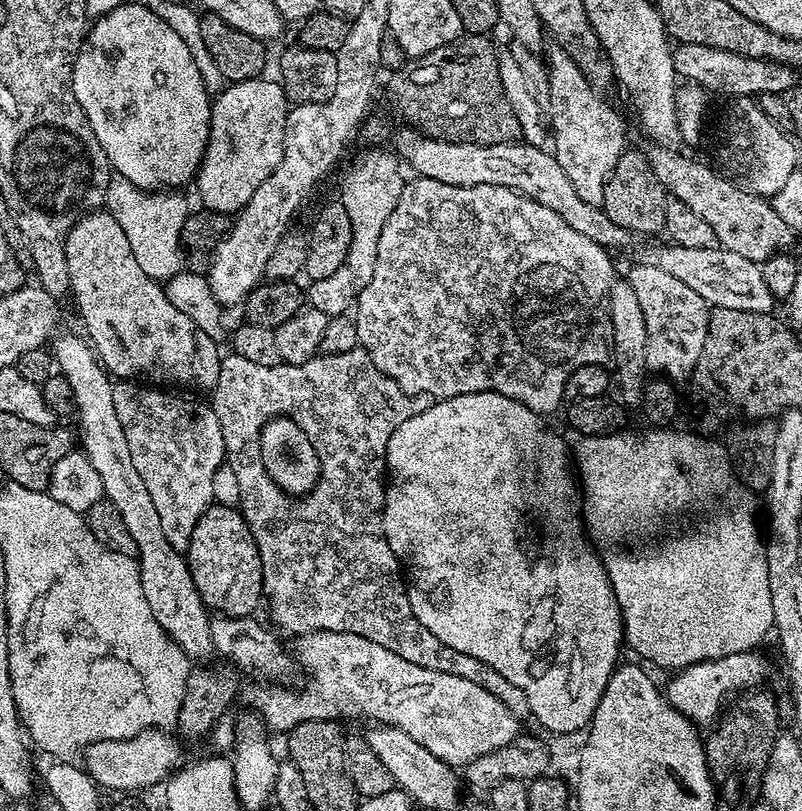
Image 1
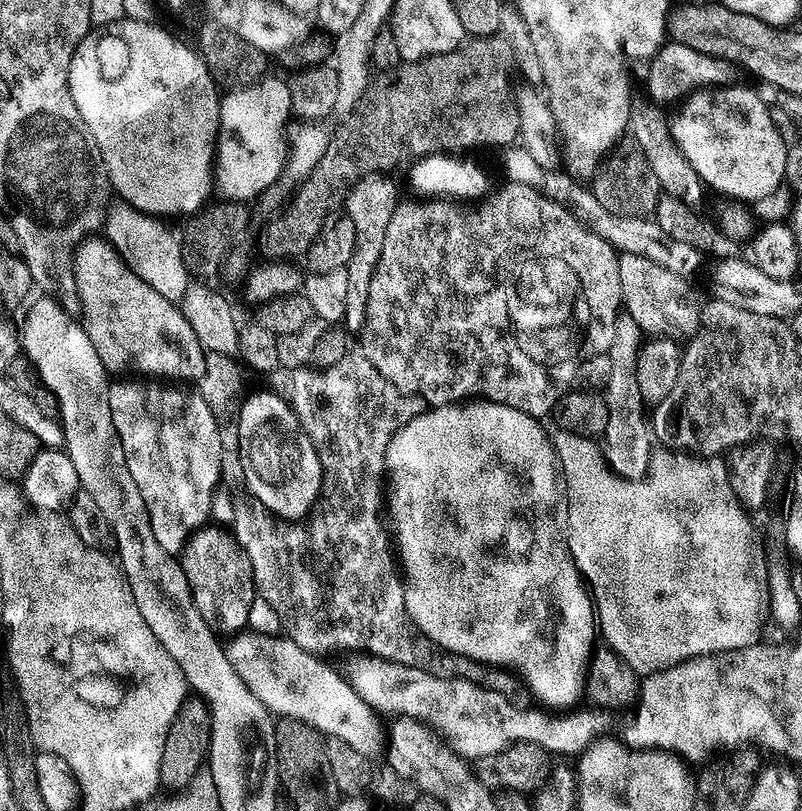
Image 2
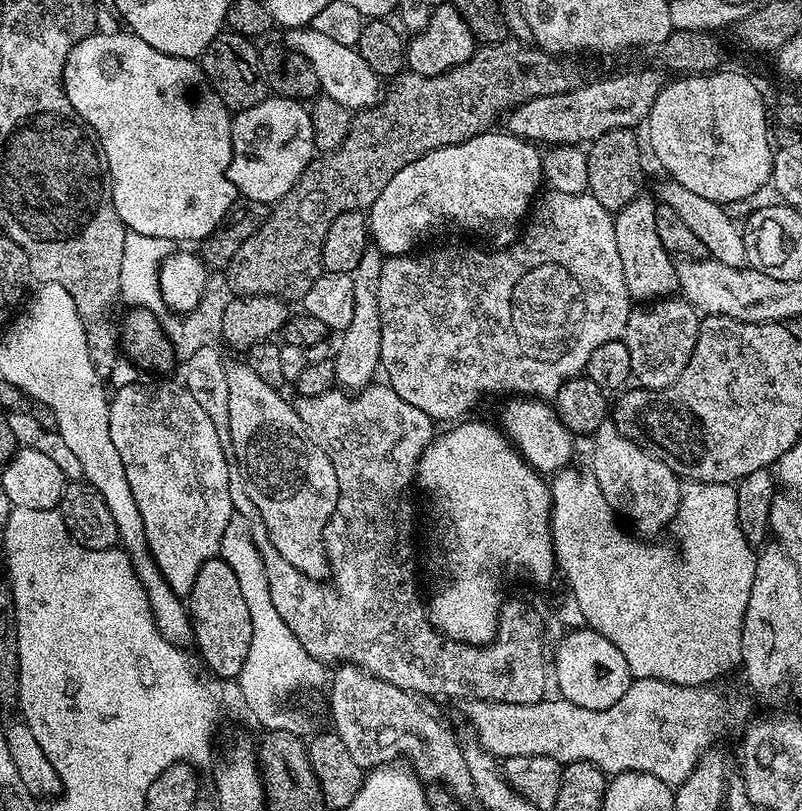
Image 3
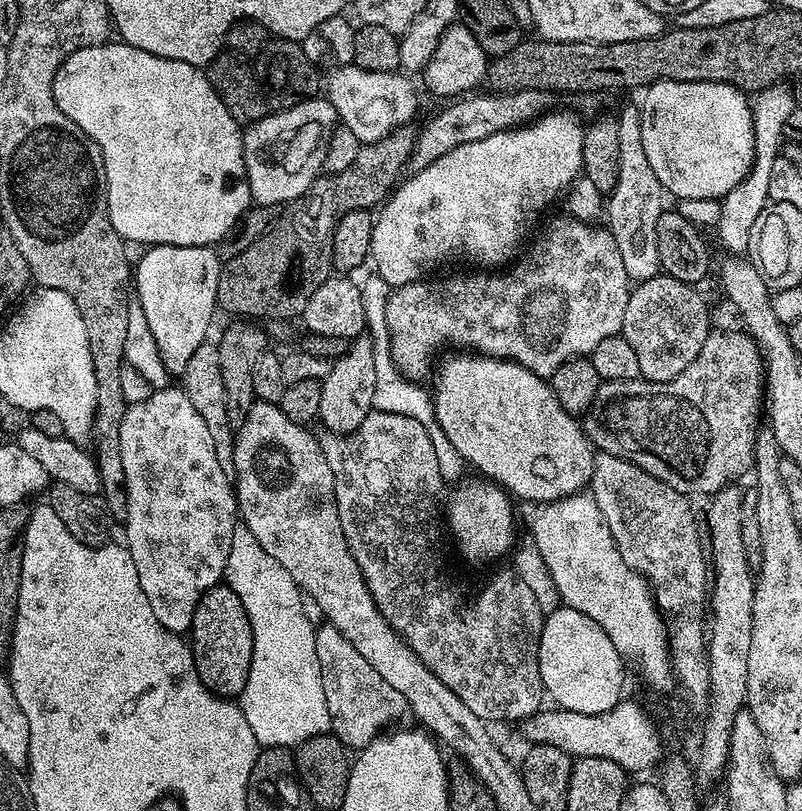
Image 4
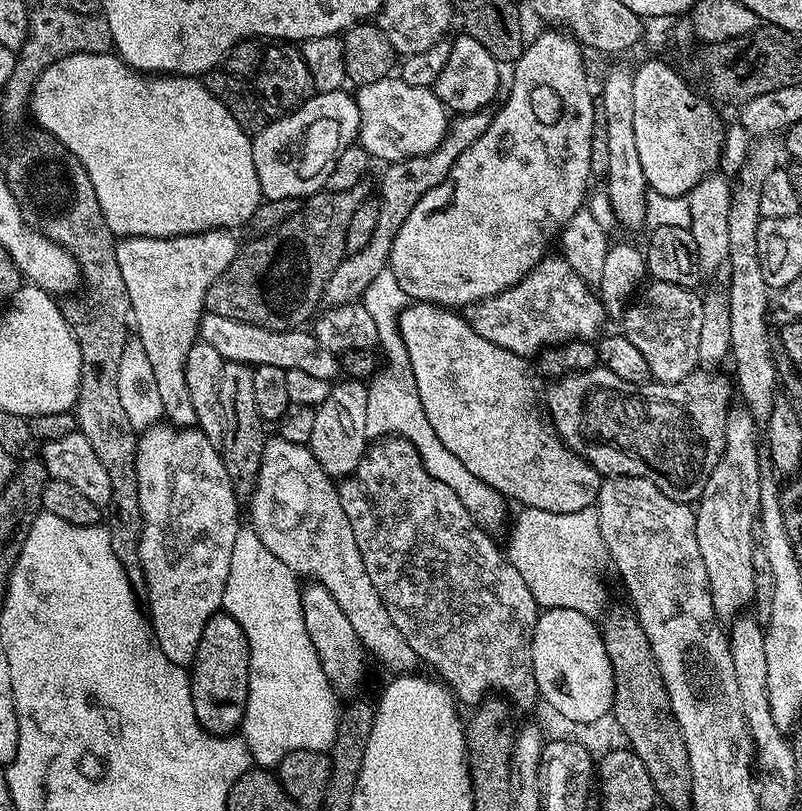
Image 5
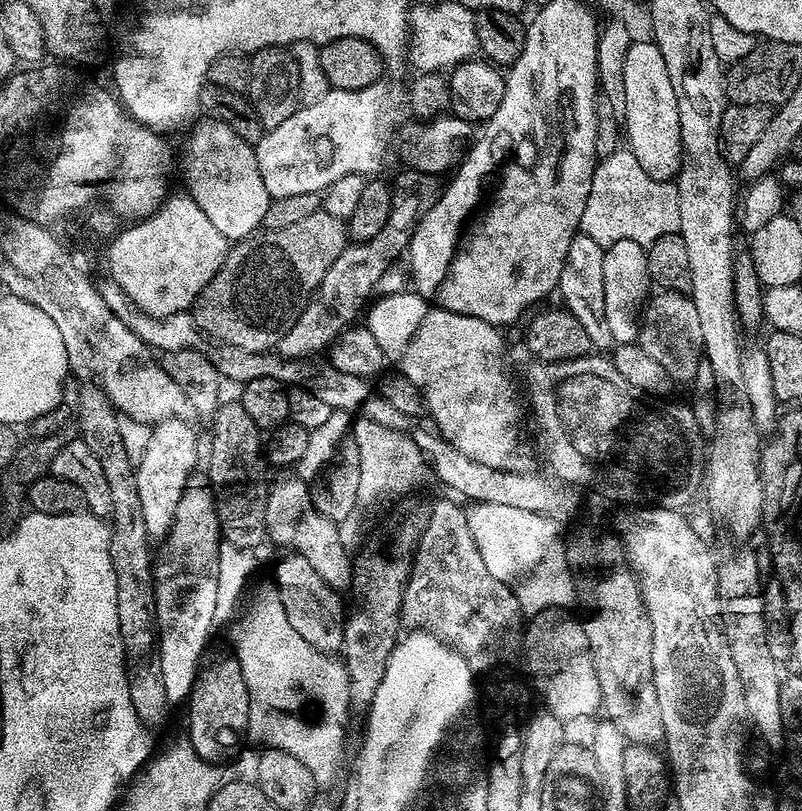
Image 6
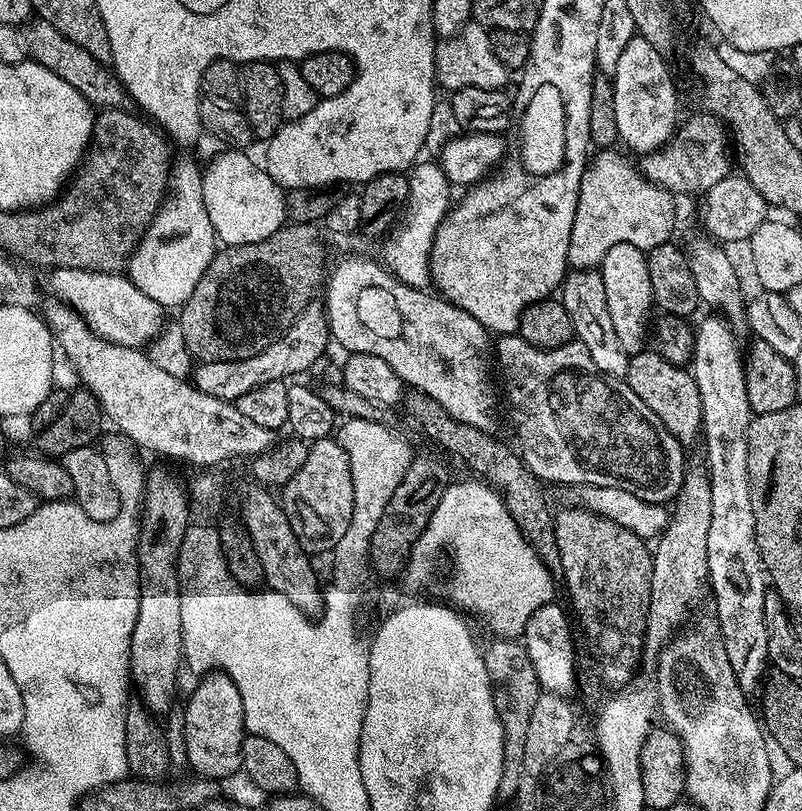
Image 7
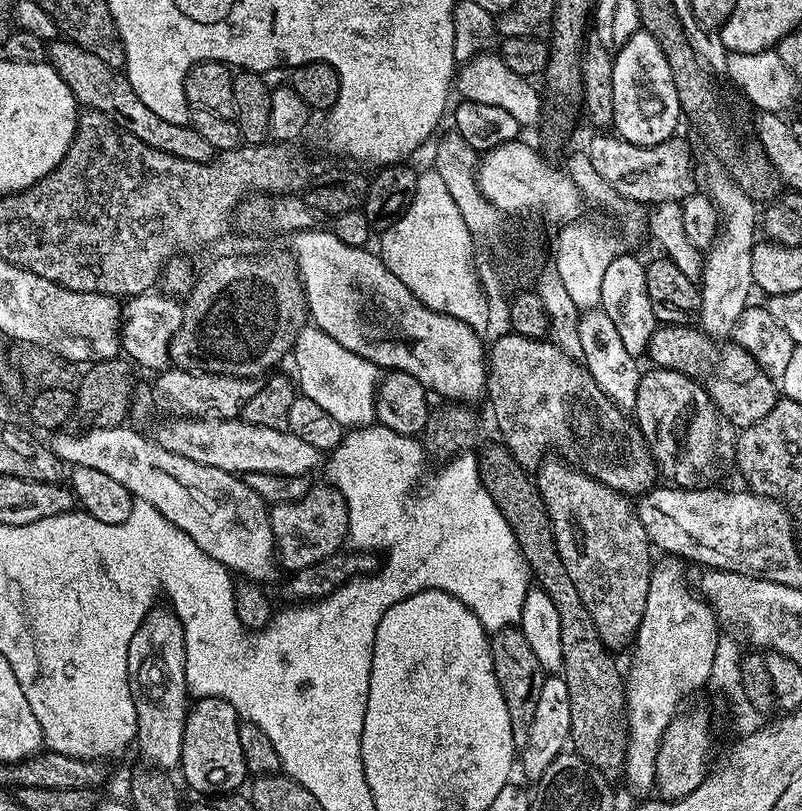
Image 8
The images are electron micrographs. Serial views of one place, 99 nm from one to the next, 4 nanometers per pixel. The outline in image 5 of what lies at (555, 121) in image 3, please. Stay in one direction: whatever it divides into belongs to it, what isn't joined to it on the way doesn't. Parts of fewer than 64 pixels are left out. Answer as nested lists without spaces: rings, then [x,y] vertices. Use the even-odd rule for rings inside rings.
[[[484,110],[457,115],[449,123],[448,131],[436,149],[421,156],[412,156],[396,163],[389,163],[384,168],[384,177],[380,180],[380,196],[378,195],[380,209],[378,210],[378,226],[374,226],[374,238],[370,238],[370,242],[366,242],[362,250],[348,252],[344,261],[338,266],[338,270],[330,274],[324,287],[323,303],[325,305],[354,304],[361,299],[370,282],[388,268],[390,250],[394,246],[394,234],[398,234],[398,230],[402,228],[406,214],[410,214],[410,210],[414,208],[418,198],[426,194],[426,190],[438,186],[438,182],[442,182],[446,174],[450,174],[456,159],[466,150],[470,150],[470,146],[474,146],[474,142],[478,142],[482,134],[486,134],[491,121],[492,116]]]

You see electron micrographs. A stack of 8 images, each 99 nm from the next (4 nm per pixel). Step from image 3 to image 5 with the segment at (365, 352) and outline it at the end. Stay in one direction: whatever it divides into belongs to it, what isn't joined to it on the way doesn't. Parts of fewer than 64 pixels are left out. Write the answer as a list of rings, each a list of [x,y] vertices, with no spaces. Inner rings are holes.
[[[341,379],[329,387],[326,402],[315,408],[314,431],[311,432],[307,445],[328,477],[351,476],[369,447],[370,437],[366,430],[367,390],[365,381]]]

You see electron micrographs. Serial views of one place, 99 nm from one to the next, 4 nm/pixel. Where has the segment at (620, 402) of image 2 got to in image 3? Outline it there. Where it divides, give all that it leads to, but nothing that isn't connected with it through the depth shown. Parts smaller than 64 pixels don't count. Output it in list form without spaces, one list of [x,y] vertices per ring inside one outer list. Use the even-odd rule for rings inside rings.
[[[627,435],[603,436],[599,437],[600,445],[592,456],[590,470],[595,474],[606,502],[610,502],[613,511],[621,517],[629,516],[636,523],[635,531],[641,537],[659,537],[656,535],[676,519],[676,511],[680,508],[681,477],[670,470],[670,466],[666,466],[666,462],[662,462],[659,456],[641,446],[635,439]]]

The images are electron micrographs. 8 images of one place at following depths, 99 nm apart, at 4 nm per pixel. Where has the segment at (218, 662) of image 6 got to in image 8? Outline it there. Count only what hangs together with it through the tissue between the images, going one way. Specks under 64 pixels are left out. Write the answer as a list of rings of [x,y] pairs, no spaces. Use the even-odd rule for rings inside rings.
[[[205,696],[197,699],[189,707],[184,720],[182,738],[182,758],[180,768],[184,780],[196,792],[211,794],[235,792],[241,787],[244,776],[249,775],[246,762],[242,758],[242,746],[238,743],[238,730],[242,720],[234,706],[221,696]]]

